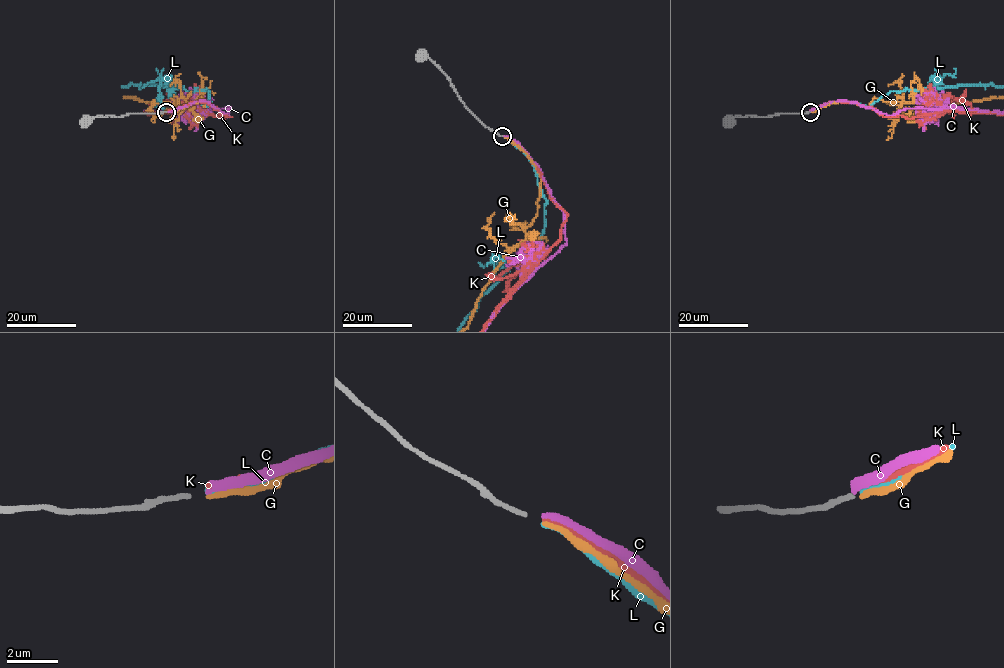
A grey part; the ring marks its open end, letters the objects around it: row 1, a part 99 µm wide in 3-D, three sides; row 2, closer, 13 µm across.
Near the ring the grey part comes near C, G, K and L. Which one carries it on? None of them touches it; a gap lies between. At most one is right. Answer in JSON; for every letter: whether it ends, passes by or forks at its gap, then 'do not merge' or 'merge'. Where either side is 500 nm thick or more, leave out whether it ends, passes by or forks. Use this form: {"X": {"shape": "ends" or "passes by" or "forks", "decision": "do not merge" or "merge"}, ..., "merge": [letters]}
{"C": {"shape": "ends", "decision": "do not merge"}, "G": {"shape": "ends", "decision": "merge"}, "K": {"shape": "ends", "decision": "do not merge"}, "L": {"shape": "ends", "decision": "do not merge"}, "merge": ["G"]}

